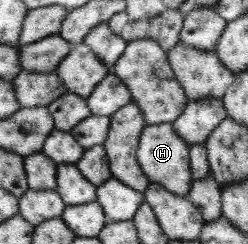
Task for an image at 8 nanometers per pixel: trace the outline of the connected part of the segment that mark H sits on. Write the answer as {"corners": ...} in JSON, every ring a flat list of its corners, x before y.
{"corners":[[173,123,149,124,139,139,137,147,137,162,142,166,143,174,154,183,161,184,163,188,175,192,177,196,189,195,193,186,191,168,189,168,190,146,177,132,173,130]]}

